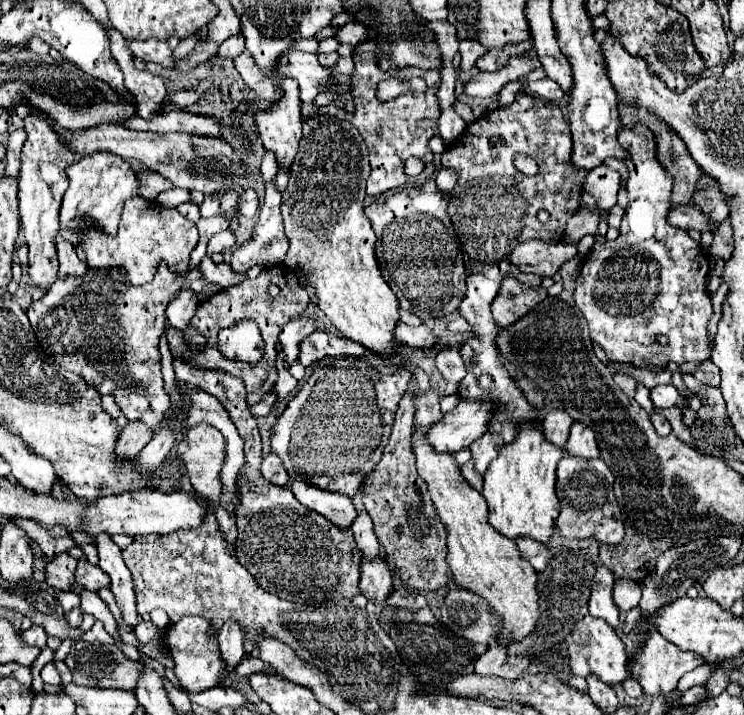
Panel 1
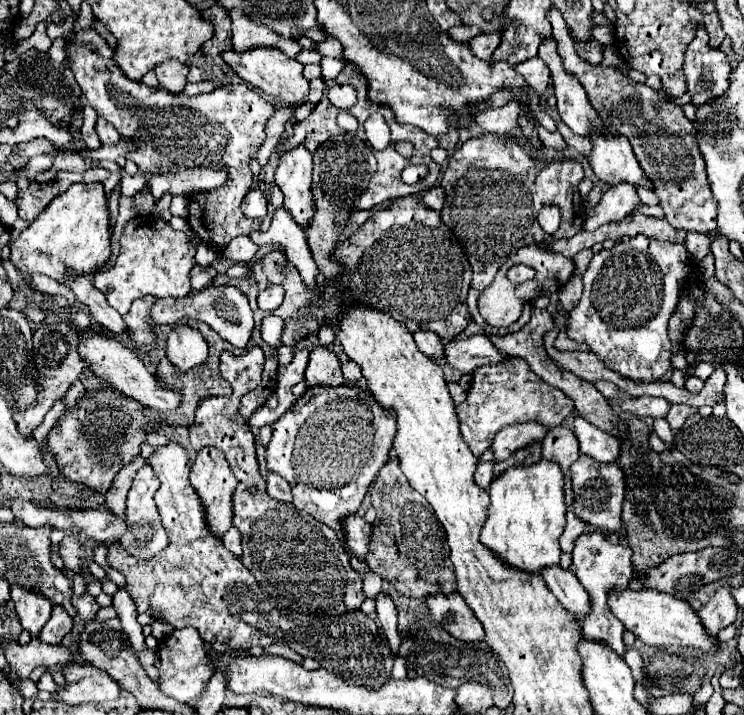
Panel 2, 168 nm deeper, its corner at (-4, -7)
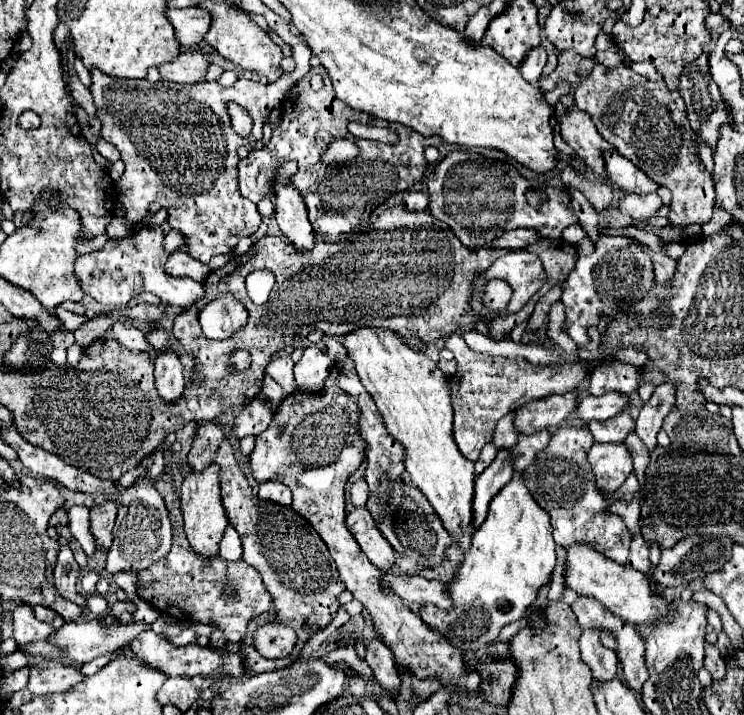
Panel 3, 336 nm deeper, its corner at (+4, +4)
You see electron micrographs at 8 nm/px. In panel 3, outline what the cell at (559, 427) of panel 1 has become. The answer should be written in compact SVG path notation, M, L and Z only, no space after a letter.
M542 429L540 433L534 433L532 437L518 437L518 443L514 445L516 471L528 469L530 463L536 459L536 455L548 447L548 443L550 443L548 429Z

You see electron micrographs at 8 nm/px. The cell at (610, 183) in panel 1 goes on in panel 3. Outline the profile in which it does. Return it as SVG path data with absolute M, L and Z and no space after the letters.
M624 193L624 197L618 201L618 211L630 215L632 219L652 217L658 207L662 207L662 199L656 193Z

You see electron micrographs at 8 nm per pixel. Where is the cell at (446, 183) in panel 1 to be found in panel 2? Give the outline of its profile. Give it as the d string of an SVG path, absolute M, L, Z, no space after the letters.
M434 186L434 188L426 190L426 194L422 196L422 202L426 204L426 208L438 212L442 208L442 204L444 204L444 190L440 186Z

